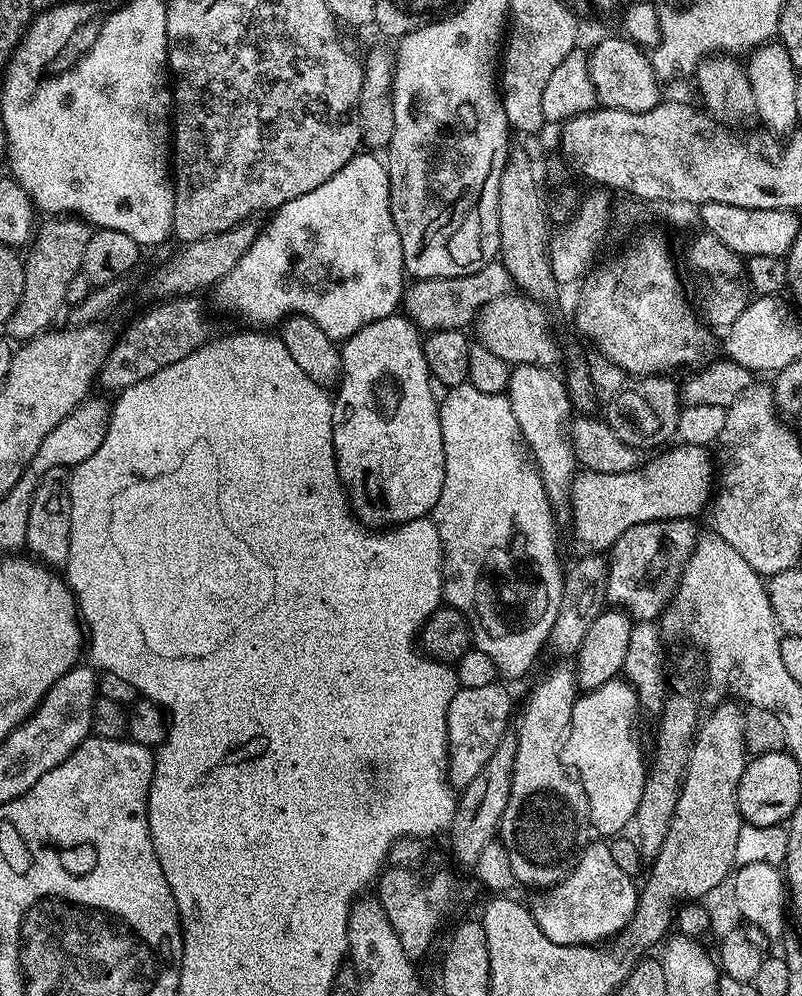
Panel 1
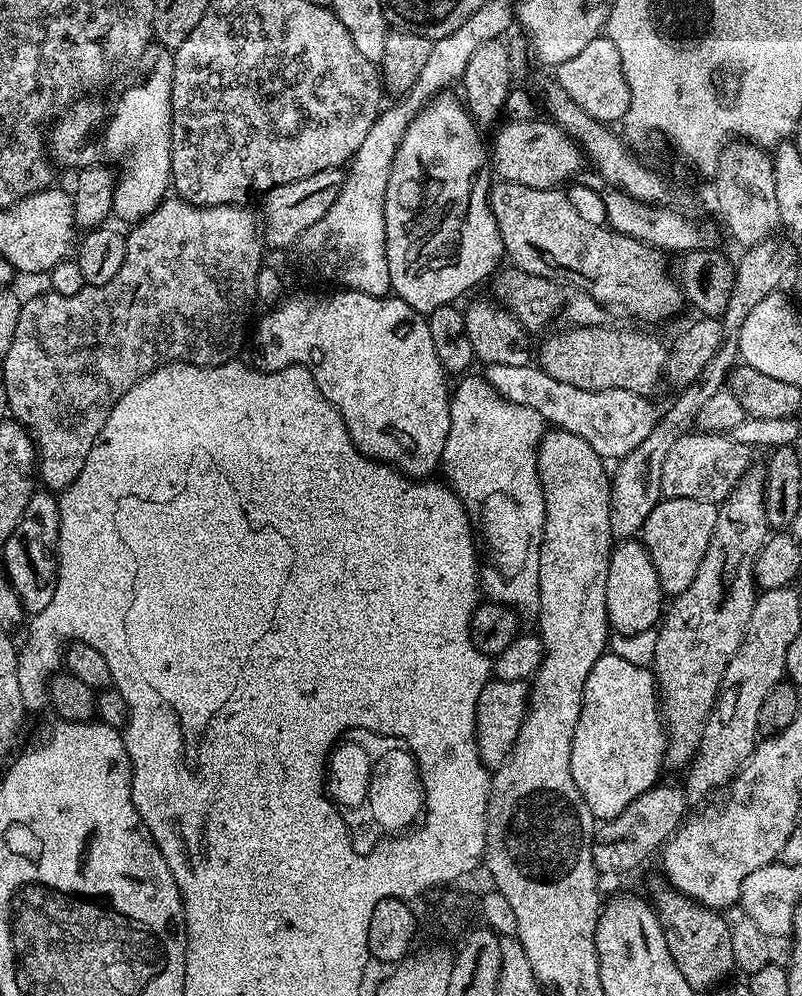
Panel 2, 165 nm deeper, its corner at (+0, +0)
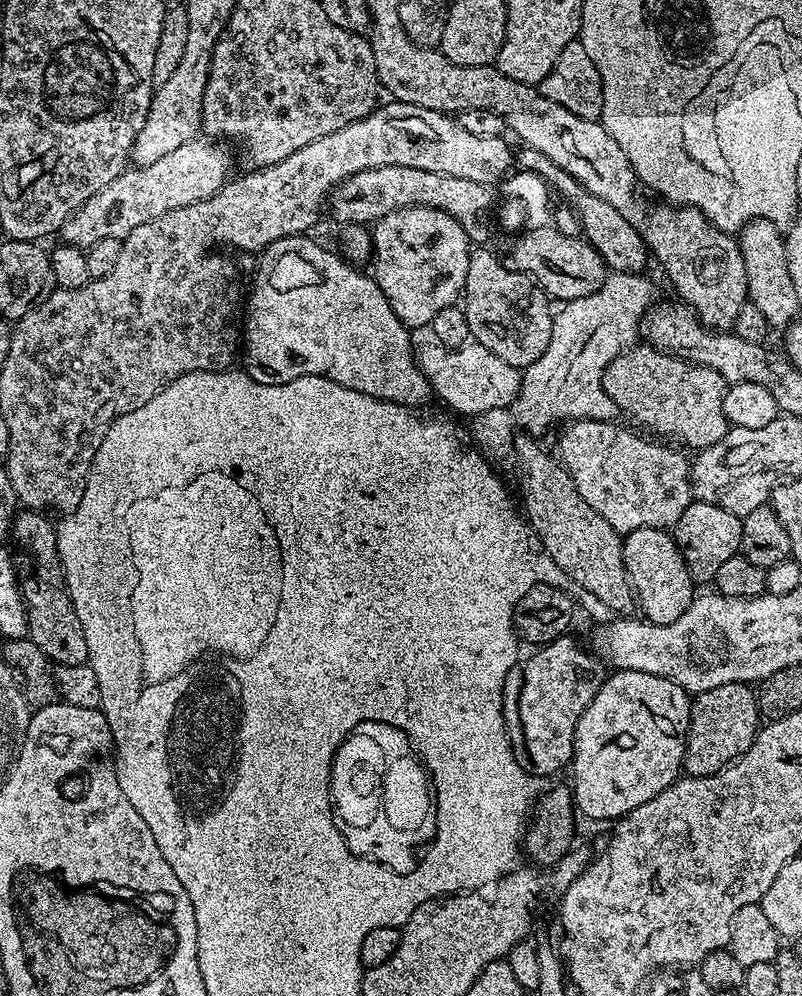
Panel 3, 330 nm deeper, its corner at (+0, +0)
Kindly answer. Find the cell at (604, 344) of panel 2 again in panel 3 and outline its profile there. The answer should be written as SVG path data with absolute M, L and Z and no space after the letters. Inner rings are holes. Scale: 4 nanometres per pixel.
M633 346L614 358L606 366L602 386L607 396L613 400L617 409L633 416L640 424L645 424L660 436L669 436L672 440L681 440L689 444L692 450L699 450L718 442L729 430L729 422L722 410L722 398L726 387L722 374L710 370L701 364L691 364L666 352L659 352L651 346Z

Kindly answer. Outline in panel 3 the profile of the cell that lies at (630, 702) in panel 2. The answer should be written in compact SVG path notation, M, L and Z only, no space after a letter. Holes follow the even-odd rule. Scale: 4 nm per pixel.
M638 670L613 671L586 706L582 718L578 718L574 734L570 791L579 815L581 812L592 820L615 822L676 783L684 767L691 713L692 700L682 686Z

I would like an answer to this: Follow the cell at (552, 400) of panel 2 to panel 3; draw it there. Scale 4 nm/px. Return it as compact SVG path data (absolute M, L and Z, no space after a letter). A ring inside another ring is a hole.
M428 342L424 349L419 349L418 363L428 380L428 387L436 392L456 412L465 418L482 414L486 410L507 408L514 403L520 392L521 369L502 362L498 354L490 354L486 346L475 342L463 344L461 348L444 348L435 342Z

